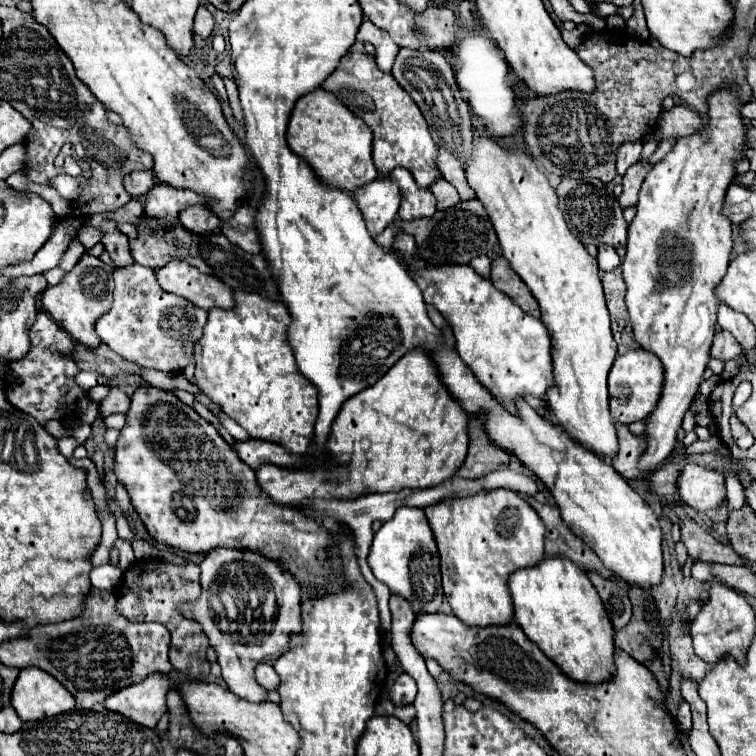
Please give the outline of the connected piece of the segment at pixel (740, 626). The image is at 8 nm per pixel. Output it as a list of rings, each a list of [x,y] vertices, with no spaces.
[[[713,582],[709,590],[709,600],[701,606],[699,614],[691,622],[691,638],[695,654],[709,664],[717,662],[723,654],[731,654],[733,658],[737,656],[737,660],[743,664],[745,652],[753,636],[755,636],[755,614],[749,602],[737,590],[721,582]]]

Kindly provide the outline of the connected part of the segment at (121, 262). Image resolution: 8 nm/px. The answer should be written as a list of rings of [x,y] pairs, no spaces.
[[[103,222],[99,226],[101,230],[101,244],[105,246],[105,250],[109,252],[113,266],[129,266],[135,264],[131,252],[129,252],[129,240],[125,234],[121,234],[115,226],[115,222]]]

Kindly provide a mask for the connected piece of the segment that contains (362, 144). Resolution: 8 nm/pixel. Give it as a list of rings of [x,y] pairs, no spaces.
[[[323,88],[297,100],[287,128],[289,148],[313,166],[323,182],[349,192],[377,178],[377,168],[371,160],[371,140],[373,130],[367,128],[361,118],[355,118],[333,92],[325,92]]]

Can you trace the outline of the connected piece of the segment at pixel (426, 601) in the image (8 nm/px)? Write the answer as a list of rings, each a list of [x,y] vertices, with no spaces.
[[[409,506],[397,508],[393,518],[383,522],[383,526],[375,532],[367,562],[375,578],[383,582],[391,590],[391,594],[409,600],[417,616],[425,612],[439,612],[443,602],[439,554],[433,540],[433,532],[421,508],[409,508]]]

